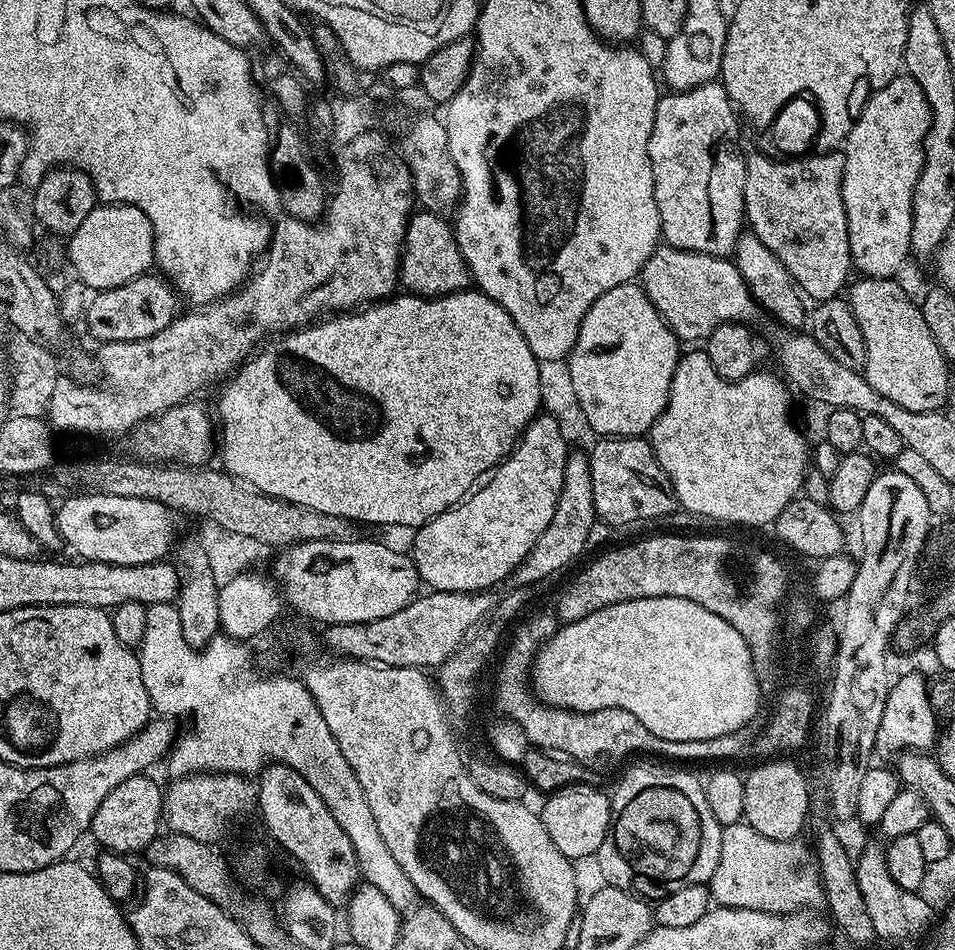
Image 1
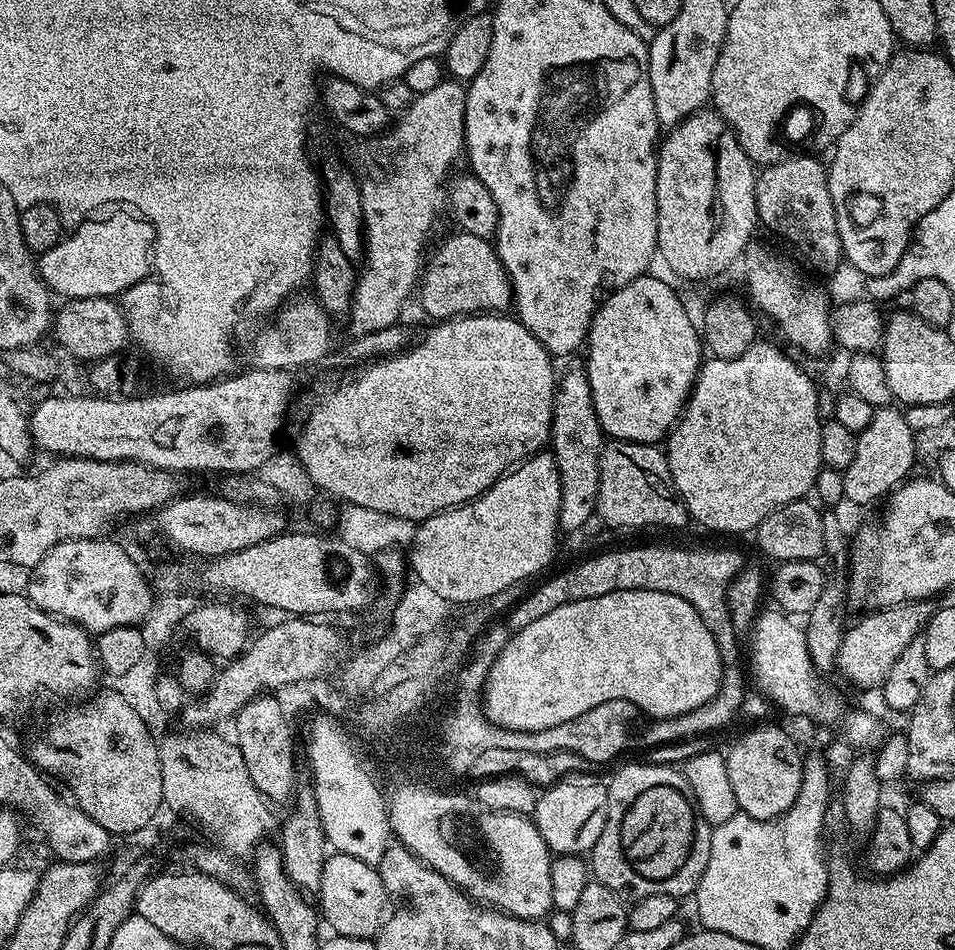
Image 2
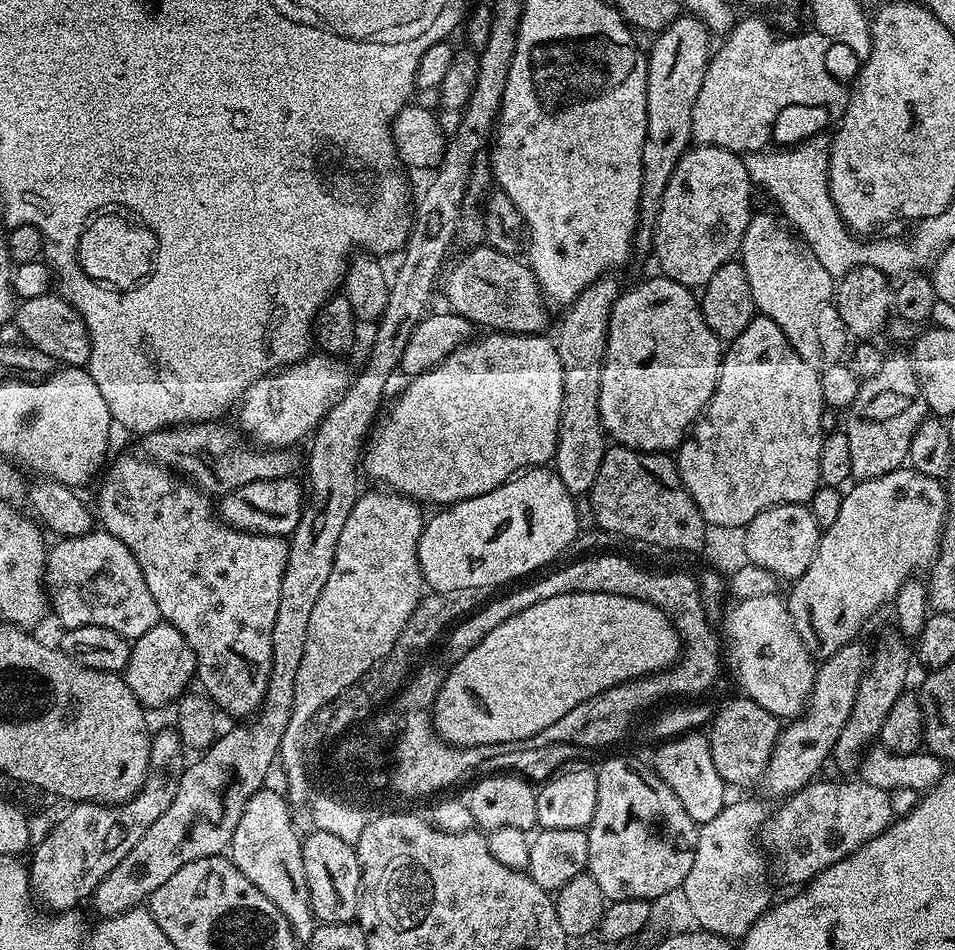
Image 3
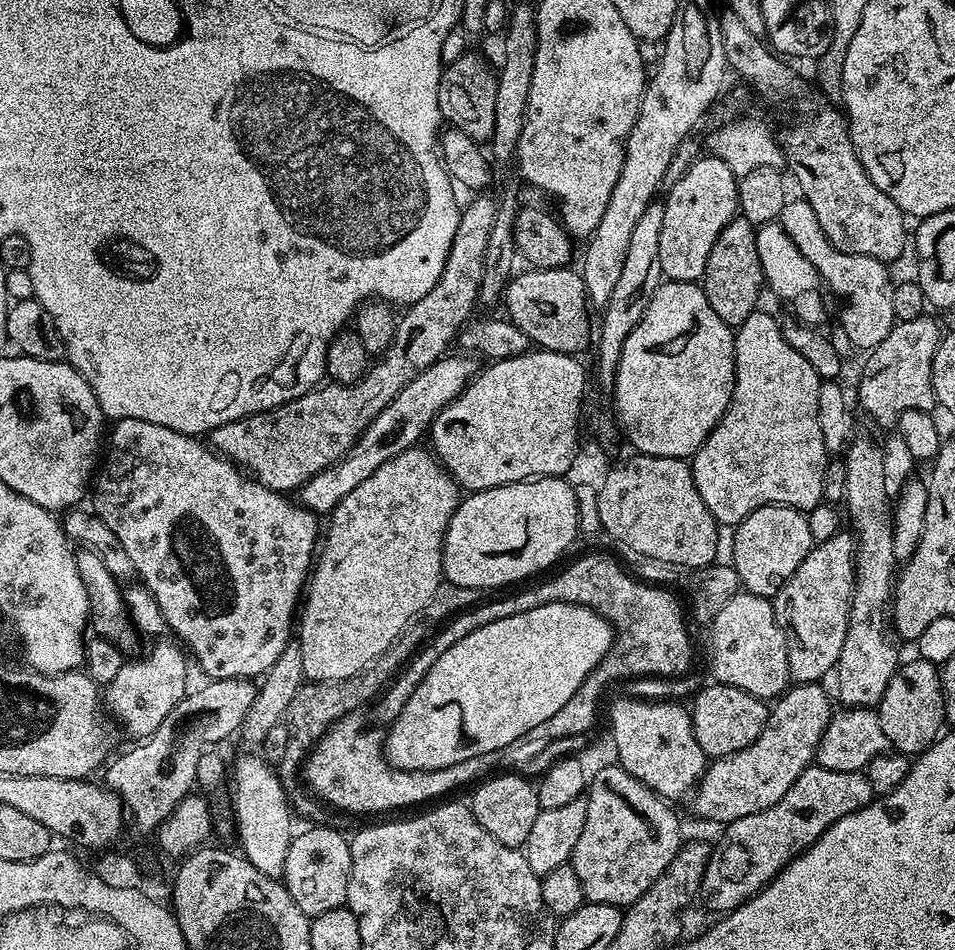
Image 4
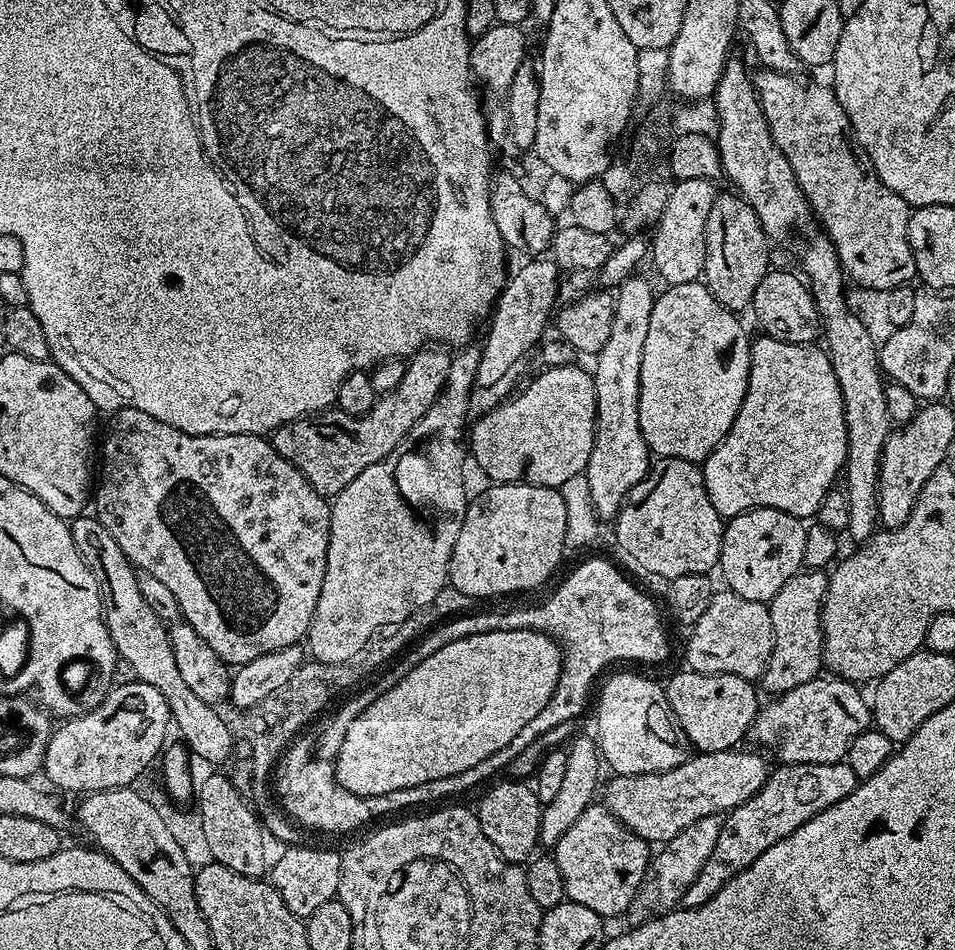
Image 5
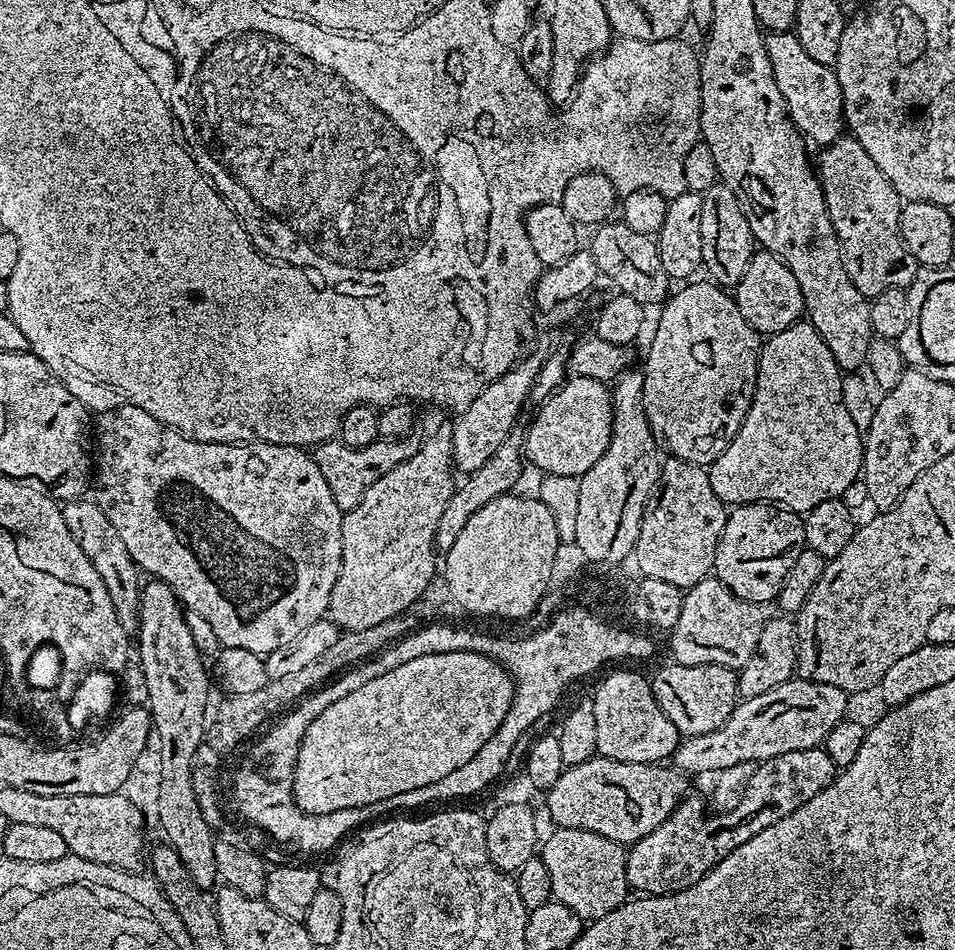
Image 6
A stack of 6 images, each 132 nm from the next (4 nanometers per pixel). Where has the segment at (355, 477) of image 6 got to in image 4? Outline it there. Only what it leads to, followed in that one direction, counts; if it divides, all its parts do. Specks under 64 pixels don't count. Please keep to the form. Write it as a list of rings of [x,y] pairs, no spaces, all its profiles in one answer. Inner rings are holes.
[[[473,195],[473,200],[468,205],[463,205],[458,230],[454,234],[452,249],[446,258],[442,274],[426,295],[403,309],[404,317],[401,315],[397,319],[393,341],[383,355],[369,367],[361,380],[353,384],[328,382],[290,402],[270,408],[267,412],[256,412],[253,416],[226,422],[207,433],[206,440],[212,451],[226,460],[231,460],[237,468],[247,472],[262,486],[285,494],[295,493],[303,484],[310,482],[310,478],[322,474],[322,470],[326,470],[330,465],[337,464],[350,450],[350,446],[354,446],[356,439],[364,433],[366,426],[370,426],[370,422],[374,422],[374,418],[378,418],[378,414],[382,414],[382,410],[386,410],[386,406],[390,406],[390,402],[398,398],[398,390],[414,382],[414,378],[418,378],[418,374],[422,374],[426,366],[438,362],[441,356],[449,351],[448,343],[451,340],[453,343],[459,337],[460,329],[469,323],[471,316],[468,315],[471,314],[472,307],[477,307],[478,304],[480,279],[484,273],[484,255],[490,242],[490,230],[494,226],[498,207],[497,197],[488,195]]]

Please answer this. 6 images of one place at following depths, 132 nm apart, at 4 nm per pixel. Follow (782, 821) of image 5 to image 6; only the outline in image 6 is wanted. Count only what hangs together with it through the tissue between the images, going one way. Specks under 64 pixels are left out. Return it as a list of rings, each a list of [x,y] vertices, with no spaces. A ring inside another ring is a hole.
[[[823,747],[794,750],[790,754],[778,754],[778,758],[763,761],[757,767],[754,778],[750,778],[750,786],[746,786],[746,798],[742,798],[734,810],[709,814],[705,797],[703,800],[695,794],[685,796],[670,818],[658,826],[658,830],[650,830],[646,838],[627,849],[626,882],[629,889],[645,896],[665,896],[694,886],[698,878],[722,862],[726,854],[738,850],[742,842],[750,842],[754,834],[794,814],[798,806],[810,802],[814,794],[826,790],[826,786],[836,779],[837,771],[835,762]]]

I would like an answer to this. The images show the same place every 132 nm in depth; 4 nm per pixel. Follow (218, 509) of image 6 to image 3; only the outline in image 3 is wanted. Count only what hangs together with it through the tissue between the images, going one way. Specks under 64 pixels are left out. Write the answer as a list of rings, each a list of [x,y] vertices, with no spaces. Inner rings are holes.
[[[143,454],[136,456],[120,456],[116,461],[107,465],[102,479],[99,481],[100,493],[96,496],[95,511],[98,513],[98,520],[102,523],[103,531],[106,531],[118,538],[118,541],[125,544],[126,549],[134,554],[134,559],[138,562],[142,575],[146,578],[146,583],[157,602],[160,611],[160,619],[165,624],[174,625],[186,638],[186,642],[194,650],[196,655],[195,679],[200,680],[199,687],[210,697],[213,704],[221,713],[229,712],[236,718],[251,717],[264,700],[266,686],[270,678],[270,666],[272,665],[272,635],[274,634],[274,617],[278,615],[278,598],[282,590],[282,574],[286,570],[288,561],[288,540],[282,536],[267,536],[257,532],[243,532],[237,528],[232,528],[220,519],[217,509],[210,501],[209,493],[199,489],[191,480],[175,473],[170,468],[157,464],[154,460],[149,460]]]

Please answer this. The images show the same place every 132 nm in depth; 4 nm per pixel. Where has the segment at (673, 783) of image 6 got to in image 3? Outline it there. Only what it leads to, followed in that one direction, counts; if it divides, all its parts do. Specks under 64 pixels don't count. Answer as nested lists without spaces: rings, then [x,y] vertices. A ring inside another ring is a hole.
[[[853,642],[842,646],[842,650],[829,656],[817,667],[812,693],[808,696],[802,715],[789,719],[781,727],[776,748],[762,777],[766,795],[779,798],[791,796],[812,783],[821,773],[820,767],[829,763],[832,747],[838,742],[838,734],[842,734],[842,726],[846,726],[846,718],[850,718],[854,694],[858,694],[858,682],[864,677],[868,658],[866,648],[860,642]]]

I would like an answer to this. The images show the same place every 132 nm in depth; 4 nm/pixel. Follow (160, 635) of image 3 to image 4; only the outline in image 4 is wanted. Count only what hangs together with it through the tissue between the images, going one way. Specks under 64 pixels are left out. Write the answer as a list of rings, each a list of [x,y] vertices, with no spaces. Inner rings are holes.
[[[156,642],[141,660],[129,659],[118,670],[114,682],[106,685],[102,700],[108,708],[124,723],[124,728],[132,738],[143,738],[154,734],[162,726],[162,718],[174,710],[174,706],[189,691],[188,664],[184,661],[186,652],[175,643]]]

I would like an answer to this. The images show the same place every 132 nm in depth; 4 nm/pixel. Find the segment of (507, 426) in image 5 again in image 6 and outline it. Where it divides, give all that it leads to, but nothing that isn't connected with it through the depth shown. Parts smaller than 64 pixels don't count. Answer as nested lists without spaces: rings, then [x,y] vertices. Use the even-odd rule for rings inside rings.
[[[573,375],[565,379],[558,391],[535,411],[536,417],[528,428],[528,437],[522,440],[522,448],[531,467],[533,464],[541,468],[548,472],[544,474],[552,478],[579,478],[586,474],[586,470],[590,470],[590,466],[594,466],[594,462],[598,462],[598,458],[602,458],[602,454],[606,454],[606,446],[610,446],[612,437],[612,394],[605,381]]]

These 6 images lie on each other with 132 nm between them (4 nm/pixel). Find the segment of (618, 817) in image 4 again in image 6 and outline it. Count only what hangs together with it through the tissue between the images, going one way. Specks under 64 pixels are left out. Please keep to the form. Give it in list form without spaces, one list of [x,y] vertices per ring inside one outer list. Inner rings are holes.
[[[553,827],[551,831],[545,840],[543,837],[538,855],[546,862],[546,870],[550,874],[553,901],[574,910],[583,922],[591,922],[610,914],[610,910],[629,899],[625,845],[602,838],[602,834],[594,834],[590,830]]]

